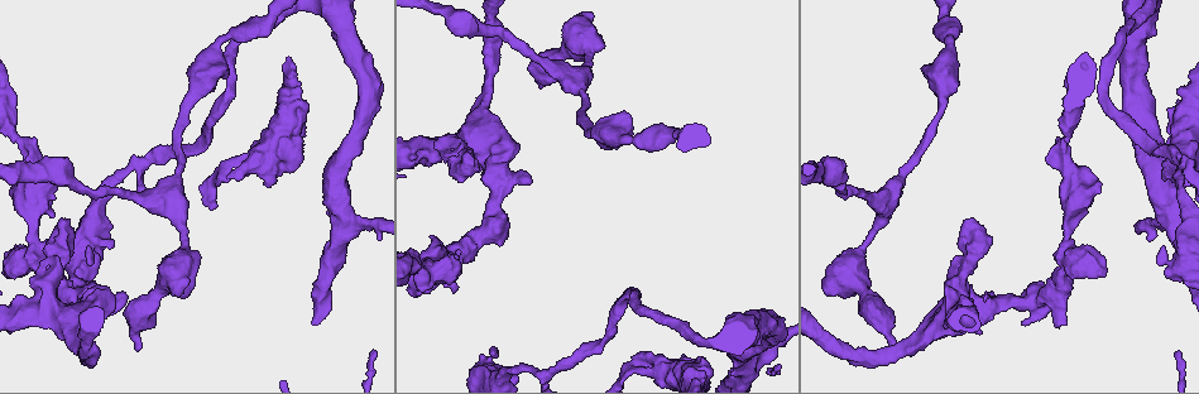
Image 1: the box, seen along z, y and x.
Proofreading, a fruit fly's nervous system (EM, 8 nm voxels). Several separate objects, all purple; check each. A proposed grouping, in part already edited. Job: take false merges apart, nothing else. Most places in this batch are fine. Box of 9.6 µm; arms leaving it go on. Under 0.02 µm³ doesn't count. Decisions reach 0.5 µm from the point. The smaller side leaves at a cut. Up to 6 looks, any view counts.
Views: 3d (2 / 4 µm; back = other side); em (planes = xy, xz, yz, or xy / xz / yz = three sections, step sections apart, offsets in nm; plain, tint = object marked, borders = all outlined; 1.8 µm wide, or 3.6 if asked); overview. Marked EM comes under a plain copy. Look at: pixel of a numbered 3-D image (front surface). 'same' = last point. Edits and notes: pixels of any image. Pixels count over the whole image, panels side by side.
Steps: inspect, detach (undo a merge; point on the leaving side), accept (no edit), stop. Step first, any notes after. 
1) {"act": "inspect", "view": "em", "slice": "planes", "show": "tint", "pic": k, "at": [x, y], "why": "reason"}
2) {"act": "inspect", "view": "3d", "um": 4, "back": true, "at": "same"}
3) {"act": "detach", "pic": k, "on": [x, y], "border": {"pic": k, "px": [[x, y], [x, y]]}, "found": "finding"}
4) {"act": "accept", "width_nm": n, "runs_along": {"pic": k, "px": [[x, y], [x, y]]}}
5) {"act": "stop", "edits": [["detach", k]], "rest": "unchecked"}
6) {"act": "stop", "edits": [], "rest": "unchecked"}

{"act": "inspect", "view": "em", "um": 3.6, "slice": "xz", "step": 8, "show": "tint", "pic": 1, "at": [657, 372], "why": "sudden change in width"}

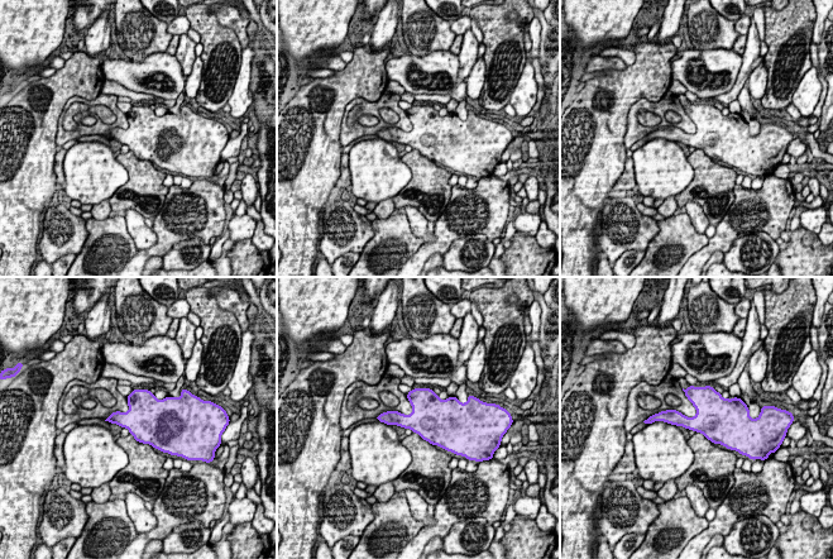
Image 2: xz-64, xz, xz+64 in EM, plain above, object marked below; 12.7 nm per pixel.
{"act": "inspect", "view": "em", "um": 3.6, "slice": "planes", "show": "tint", "at": "same"}

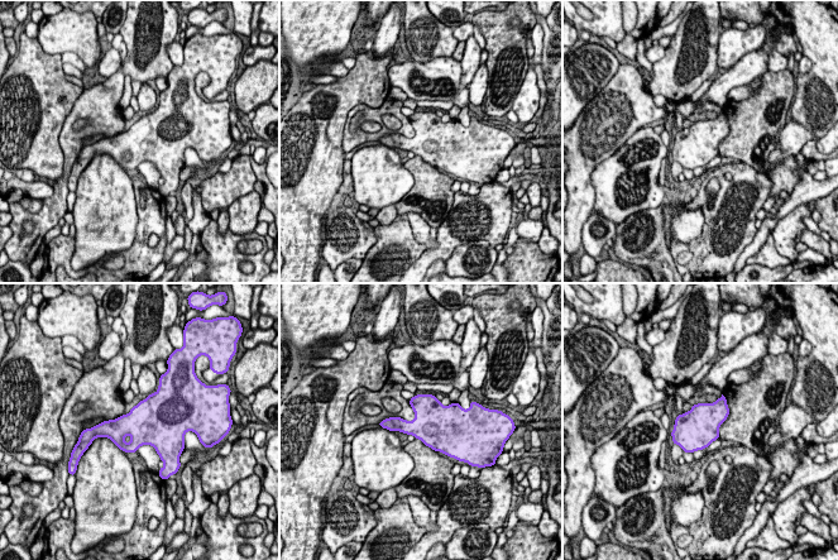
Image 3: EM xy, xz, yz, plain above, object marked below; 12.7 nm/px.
{"act": "accept", "found": "continuous, no second cell"}

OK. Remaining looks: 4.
{"act": "inspect", "view": "3d", "um": 4, "pic": 1, "at": [1181, 262], "why": "sharp bend"}

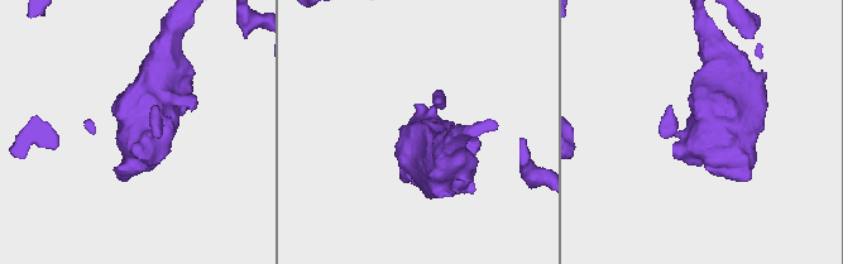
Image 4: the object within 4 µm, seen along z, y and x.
{"act": "inspect", "view": "em", "um": 3.6, "slice": "planes", "show": "tint", "pic": 4, "at": [437, 127], "why": "need the tissue"}

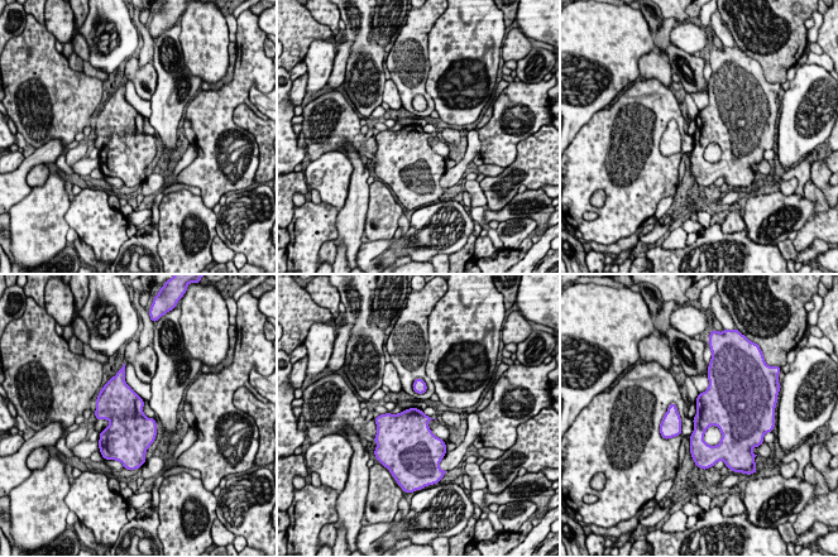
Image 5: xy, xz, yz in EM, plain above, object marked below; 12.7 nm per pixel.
{"act": "accept", "found": "all the same cell"}

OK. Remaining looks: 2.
{"act": "inspect", "view": "em", "um": 3.6, "slice": "xy", "step": 4, "show": "tint", "pic": 1, "at": [35, 208]}

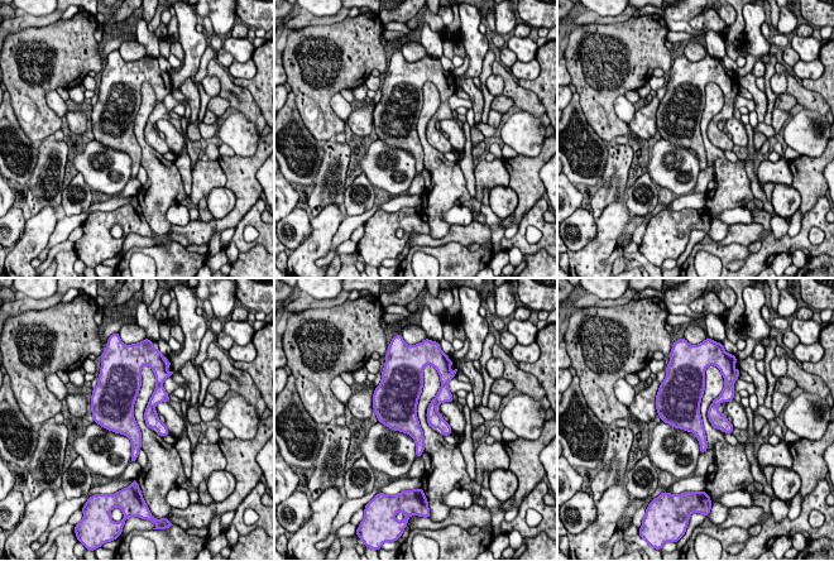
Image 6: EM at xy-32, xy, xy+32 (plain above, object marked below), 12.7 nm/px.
{"act": "accept", "found": "one cell here"}

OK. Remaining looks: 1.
{"act": "stop", "edits": [], "rest": "unchecked"}

